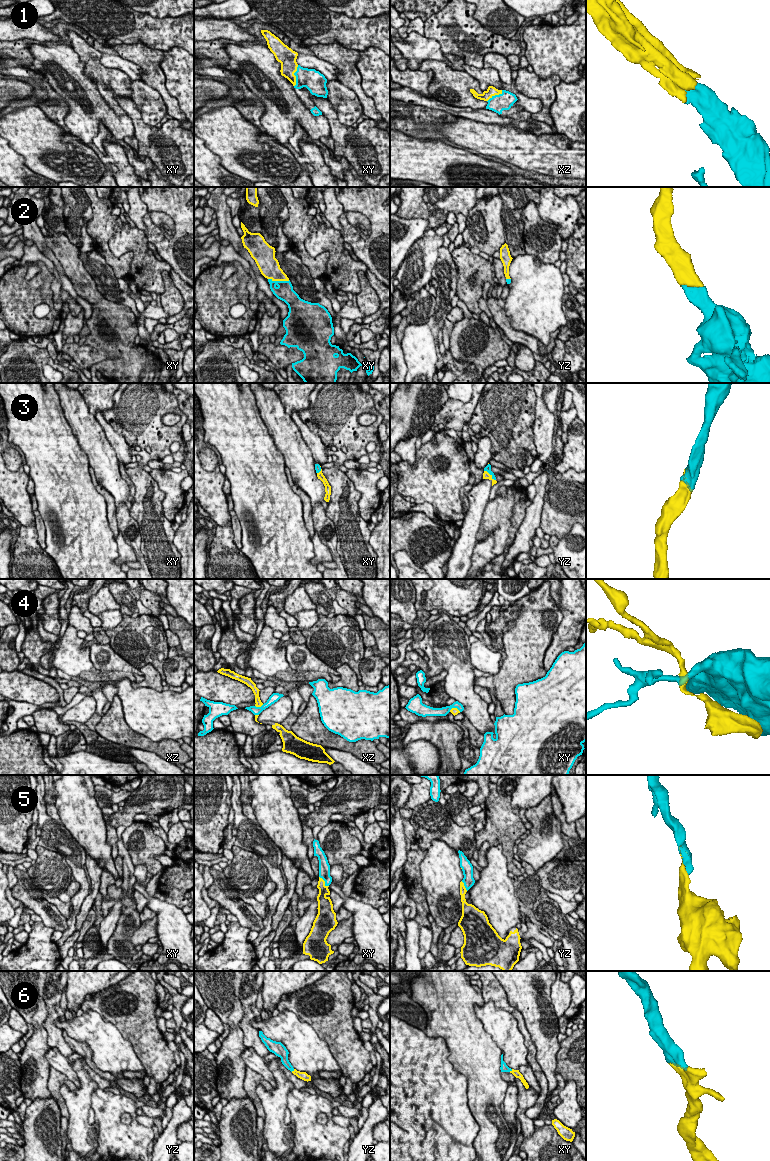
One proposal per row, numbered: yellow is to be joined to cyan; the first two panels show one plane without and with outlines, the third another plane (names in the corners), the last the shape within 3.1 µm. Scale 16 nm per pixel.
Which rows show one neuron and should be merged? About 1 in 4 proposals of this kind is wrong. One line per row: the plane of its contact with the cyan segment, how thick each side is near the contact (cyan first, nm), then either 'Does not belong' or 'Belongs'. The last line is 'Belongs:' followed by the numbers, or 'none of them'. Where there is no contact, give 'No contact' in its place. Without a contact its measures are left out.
1: Touches cyan in xy. Thickness 320 nm (cyan) against 260 nm. Belongs
2: Touches cyan in xy. Thickness 280 nm (cyan) against 320 nm. Belongs
3: Touches cyan in yz. Thickness 100 nm (cyan) against 120 nm. Belongs
4: Touches cyan in xz. Thickness 130 nm (cyan) against 100 nm. Does not belong
5: Touches cyan in xy. Thickness 190 nm (cyan) against 160 nm. Belongs
6: Touches cyan in yz. Thickness 130 nm (cyan) against 130 nm. Belongs
Belongs: 1, 2, 3, 5, 6

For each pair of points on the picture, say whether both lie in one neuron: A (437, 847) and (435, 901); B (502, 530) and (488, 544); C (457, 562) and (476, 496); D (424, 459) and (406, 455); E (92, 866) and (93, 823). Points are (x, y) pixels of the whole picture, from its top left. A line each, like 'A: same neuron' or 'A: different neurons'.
A: same neuron
B: different neurons
C: same neuron
D: different neurons
E: different neurons

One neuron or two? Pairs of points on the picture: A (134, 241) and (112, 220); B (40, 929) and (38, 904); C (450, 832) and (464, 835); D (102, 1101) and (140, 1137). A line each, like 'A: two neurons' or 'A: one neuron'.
A: two neurons
B: two neurons
C: one neuron
D: one neuron

